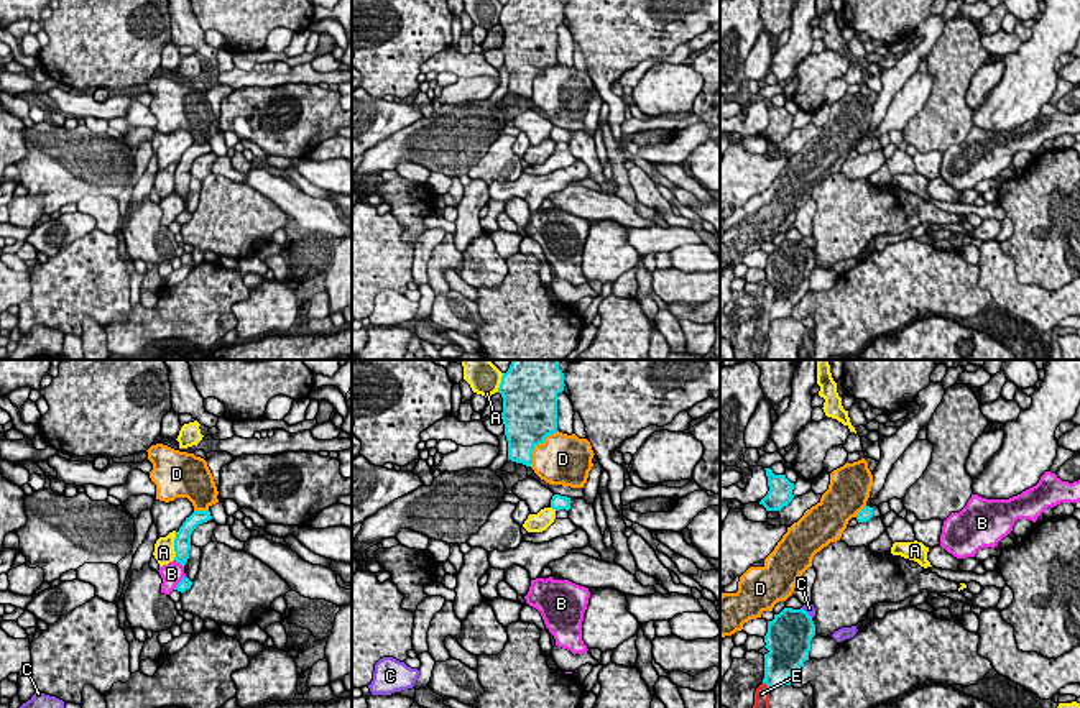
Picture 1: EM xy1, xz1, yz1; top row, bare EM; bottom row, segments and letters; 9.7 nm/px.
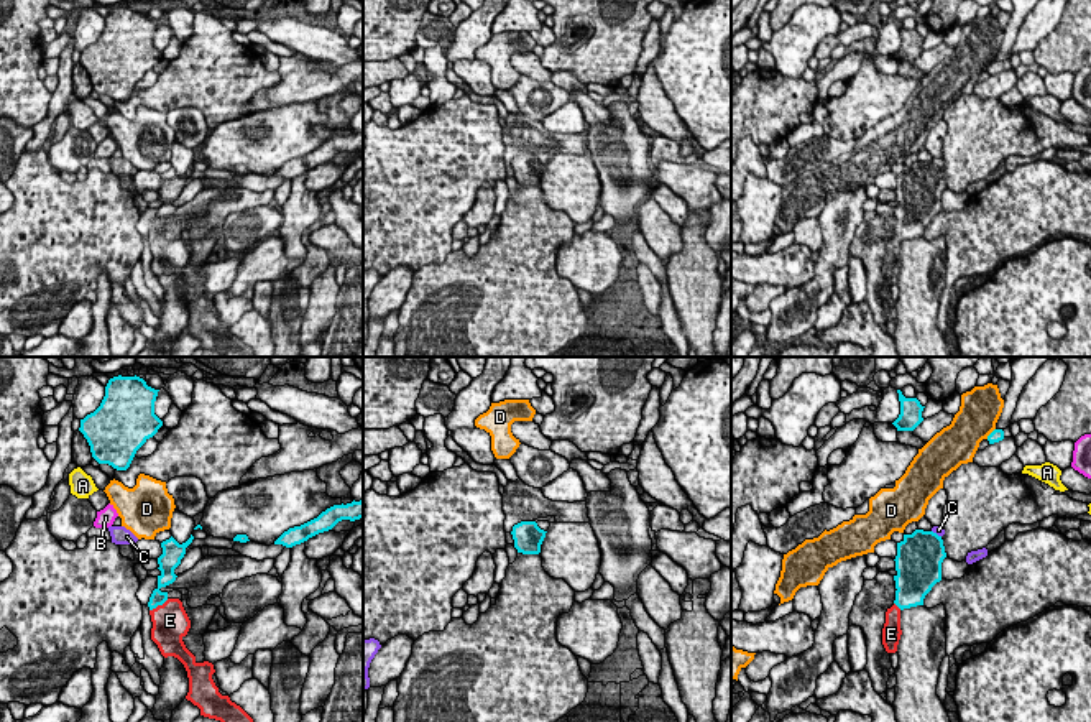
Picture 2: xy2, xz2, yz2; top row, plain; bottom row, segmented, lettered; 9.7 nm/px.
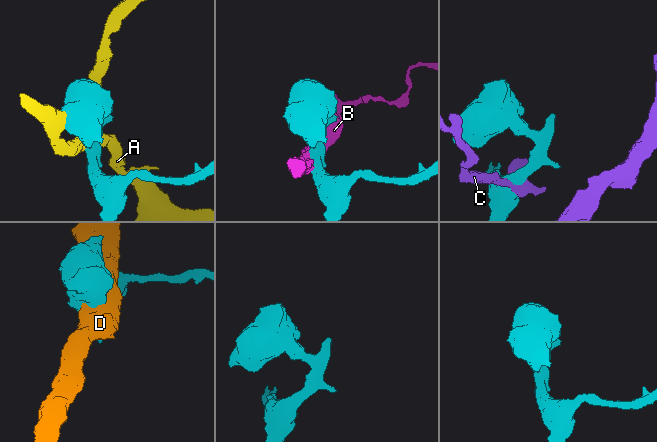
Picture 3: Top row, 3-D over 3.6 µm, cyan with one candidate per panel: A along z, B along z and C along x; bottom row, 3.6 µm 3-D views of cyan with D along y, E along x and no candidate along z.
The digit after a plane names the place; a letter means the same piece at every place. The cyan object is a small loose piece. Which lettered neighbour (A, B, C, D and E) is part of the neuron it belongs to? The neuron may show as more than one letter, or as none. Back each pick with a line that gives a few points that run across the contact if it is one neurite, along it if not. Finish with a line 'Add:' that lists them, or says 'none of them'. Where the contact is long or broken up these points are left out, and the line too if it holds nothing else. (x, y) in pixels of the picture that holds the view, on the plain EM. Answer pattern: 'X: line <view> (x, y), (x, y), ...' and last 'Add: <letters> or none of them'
E: line xy2 (158, 229), (158, 236), (170, 252)
Add: E

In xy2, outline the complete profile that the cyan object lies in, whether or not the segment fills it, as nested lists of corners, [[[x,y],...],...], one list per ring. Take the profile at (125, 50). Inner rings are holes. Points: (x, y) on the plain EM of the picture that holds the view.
[[[136,7],[108,12],[100,38],[79,59],[99,95],[130,99],[136,82],[163,58],[154,46],[158,23]]]

